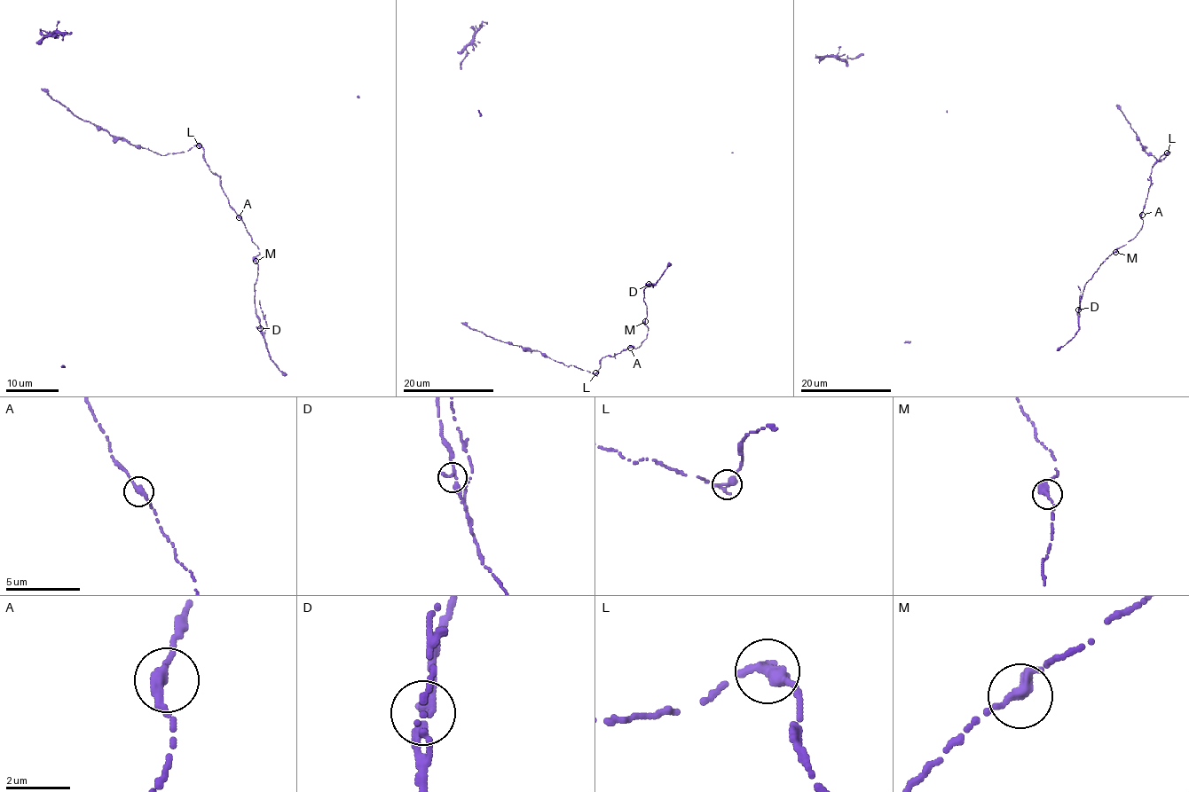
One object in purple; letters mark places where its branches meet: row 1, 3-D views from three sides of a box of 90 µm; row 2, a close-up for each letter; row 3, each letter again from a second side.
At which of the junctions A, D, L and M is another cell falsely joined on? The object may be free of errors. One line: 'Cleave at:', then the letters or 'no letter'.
Cleave at: L

